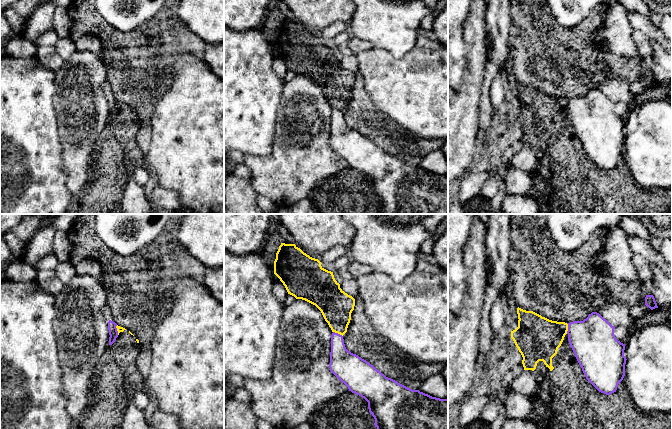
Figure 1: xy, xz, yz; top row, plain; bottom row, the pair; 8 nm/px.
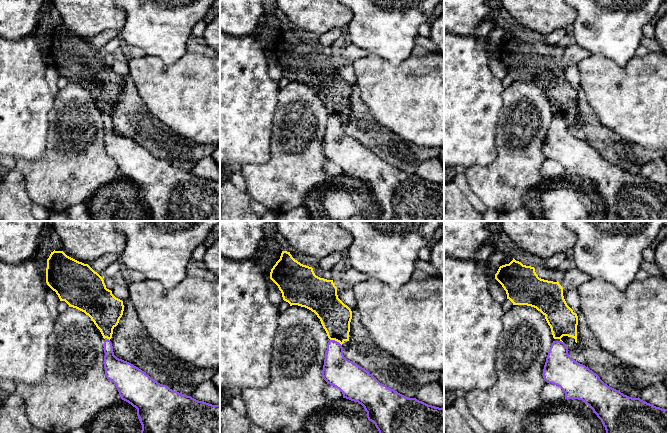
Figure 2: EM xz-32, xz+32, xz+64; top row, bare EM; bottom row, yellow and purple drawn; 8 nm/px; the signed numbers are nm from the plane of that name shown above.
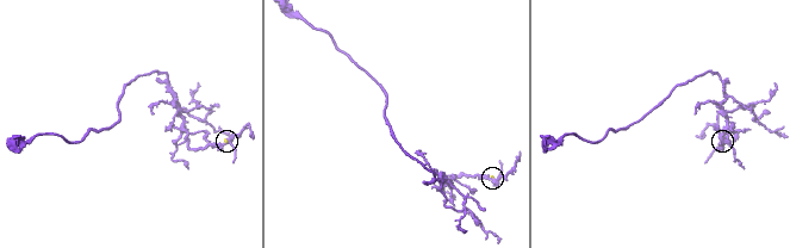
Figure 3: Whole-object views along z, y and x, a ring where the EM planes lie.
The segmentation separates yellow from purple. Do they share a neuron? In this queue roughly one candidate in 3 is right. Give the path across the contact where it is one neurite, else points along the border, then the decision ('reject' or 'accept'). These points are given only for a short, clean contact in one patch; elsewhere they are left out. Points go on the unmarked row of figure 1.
border yz (566, 99), (567, 109); reject

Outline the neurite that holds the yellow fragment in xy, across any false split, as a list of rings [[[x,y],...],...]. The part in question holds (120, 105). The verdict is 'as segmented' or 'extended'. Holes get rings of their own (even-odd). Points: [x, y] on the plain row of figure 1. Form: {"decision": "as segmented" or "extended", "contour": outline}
{"decision": "extended", "contour": [[[116,102],[118,113],[101,132],[90,160],[90,171],[84,188],[74,194],[66,214],[122,214],[121,201],[128,182],[124,151],[129,140],[136,138],[139,116],[128,106]]]}

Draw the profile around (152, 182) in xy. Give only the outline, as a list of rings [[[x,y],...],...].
[[[148,169],[148,172],[149,172],[149,179],[145,185],[145,192],[147,194],[147,197],[150,197],[153,189],[155,187],[158,187],[159,184],[158,184],[156,176],[151,172],[151,170]]]

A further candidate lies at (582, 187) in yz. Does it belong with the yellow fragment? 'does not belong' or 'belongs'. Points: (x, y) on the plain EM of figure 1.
belongs

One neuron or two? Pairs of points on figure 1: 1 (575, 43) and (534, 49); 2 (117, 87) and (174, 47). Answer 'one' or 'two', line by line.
1: one
2: one

